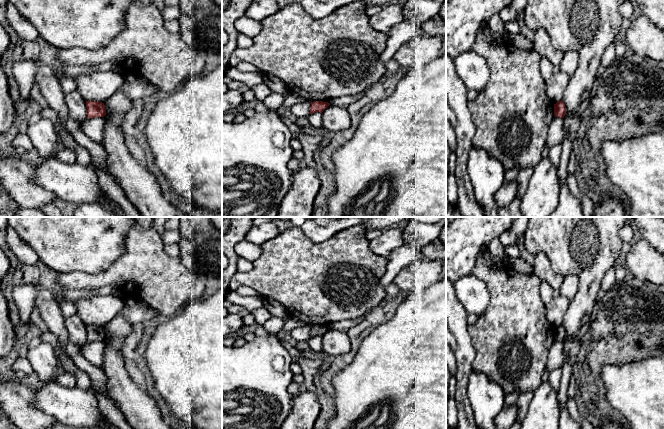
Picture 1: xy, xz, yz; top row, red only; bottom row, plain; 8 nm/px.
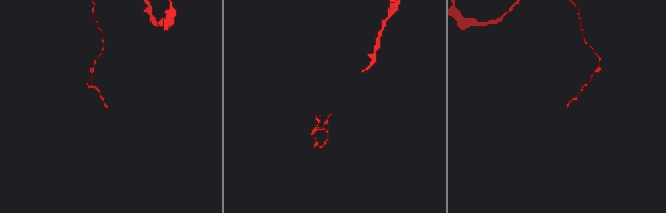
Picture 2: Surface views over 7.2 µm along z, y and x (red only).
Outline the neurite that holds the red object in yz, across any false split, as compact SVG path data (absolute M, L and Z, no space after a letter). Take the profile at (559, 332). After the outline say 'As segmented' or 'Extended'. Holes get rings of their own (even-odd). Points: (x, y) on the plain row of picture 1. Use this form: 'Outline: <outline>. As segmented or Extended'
Outline: M563 324L554 328L554 340L555 341L564 342L565 338L566 338L566 331L565 331Z. As segmented

